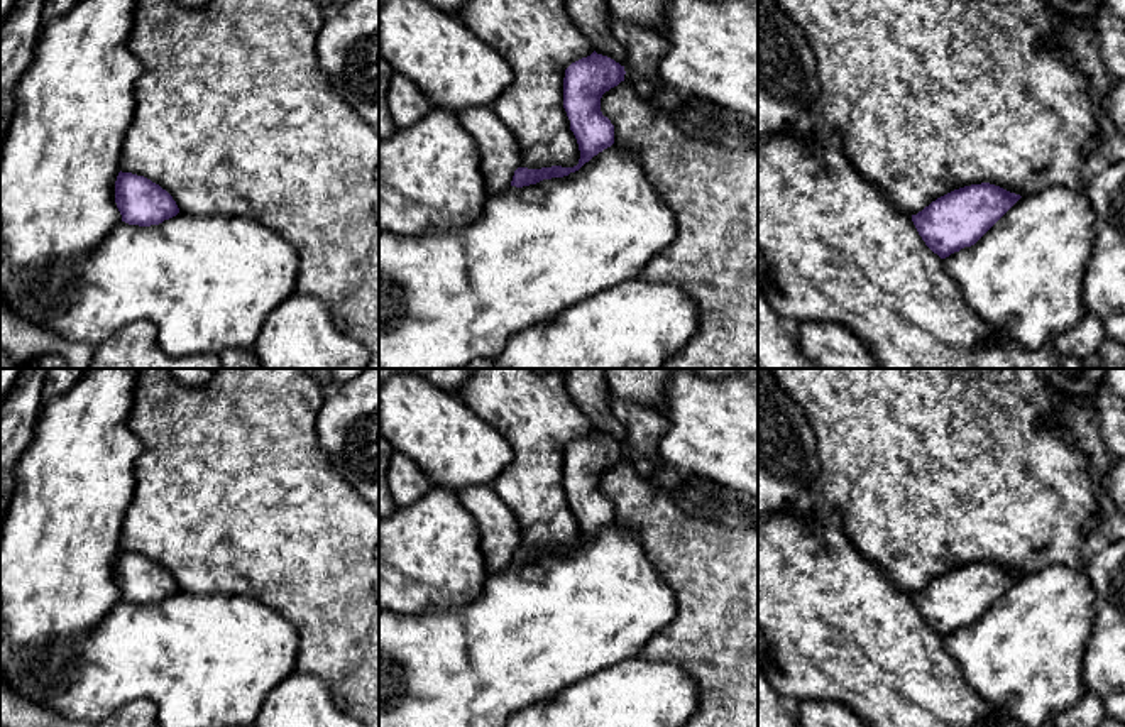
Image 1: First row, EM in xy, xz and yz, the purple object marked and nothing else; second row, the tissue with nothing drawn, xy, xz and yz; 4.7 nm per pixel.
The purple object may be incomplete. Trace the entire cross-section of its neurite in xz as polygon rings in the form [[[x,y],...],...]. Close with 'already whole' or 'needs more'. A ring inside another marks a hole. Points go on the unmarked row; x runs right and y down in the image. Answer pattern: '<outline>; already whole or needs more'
[[[595,429],[590,435],[572,441],[565,448],[563,487],[580,529],[577,544],[552,544],[541,548],[518,546],[511,563],[501,571],[489,575],[482,595],[457,609],[426,612],[421,615],[379,610],[379,727],[504,727],[514,712],[555,695],[579,680],[638,656],[645,642],[675,617],[677,600],[673,590],[665,583],[653,561],[639,546],[634,531],[624,531],[614,524],[614,504],[601,490],[602,473],[624,460],[624,453],[624,445],[607,435],[597,433]]]; needs more

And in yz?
[[[990,561],[971,563],[937,577],[912,593],[912,600],[925,624],[944,639],[969,686],[993,708],[983,722],[1013,720],[1025,727],[1040,727],[1073,707],[1086,691],[1083,656],[1096,620],[1095,592],[1086,568],[1052,563],[1020,575]]]; needs more

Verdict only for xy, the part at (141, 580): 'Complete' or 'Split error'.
Split error

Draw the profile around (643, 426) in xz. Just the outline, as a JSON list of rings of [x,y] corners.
[[[606,369],[611,389],[611,411],[626,429],[624,460],[628,460],[641,475],[656,473],[665,462],[658,453],[660,436],[668,429],[668,419],[663,416],[665,387],[675,369]]]

